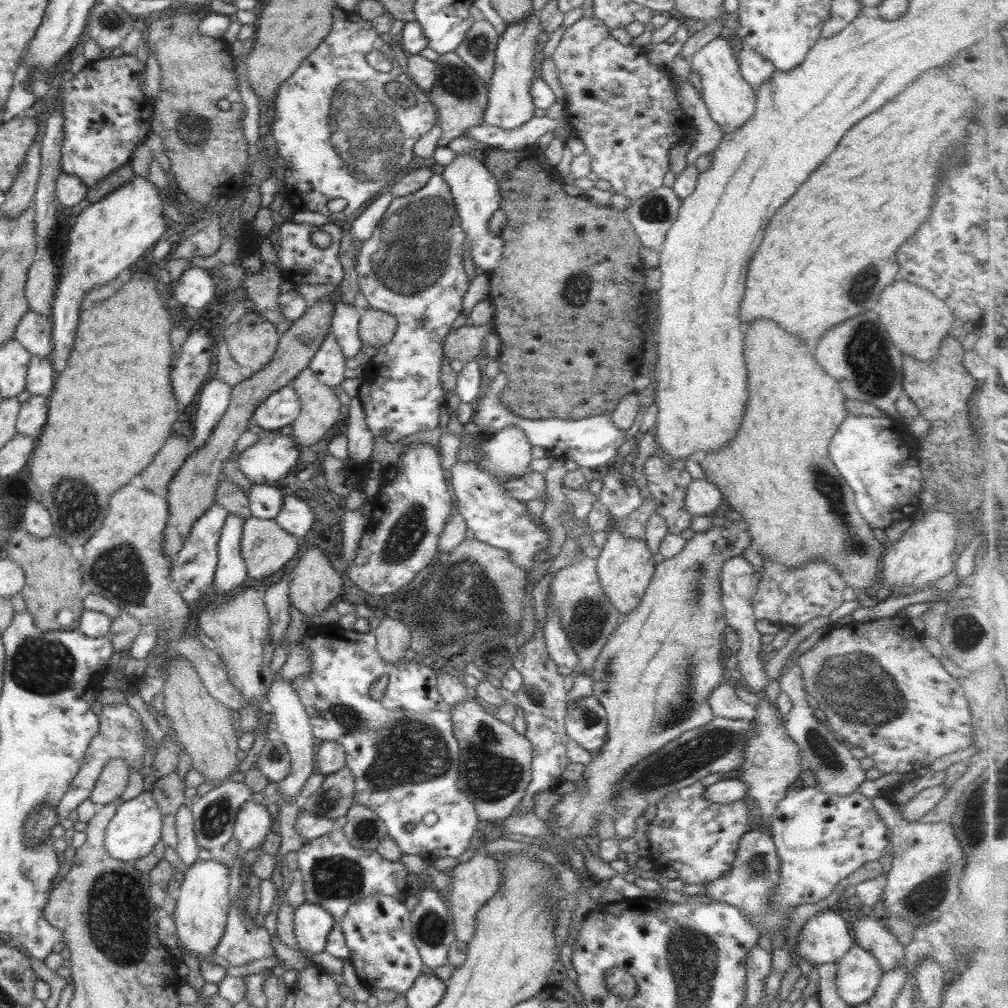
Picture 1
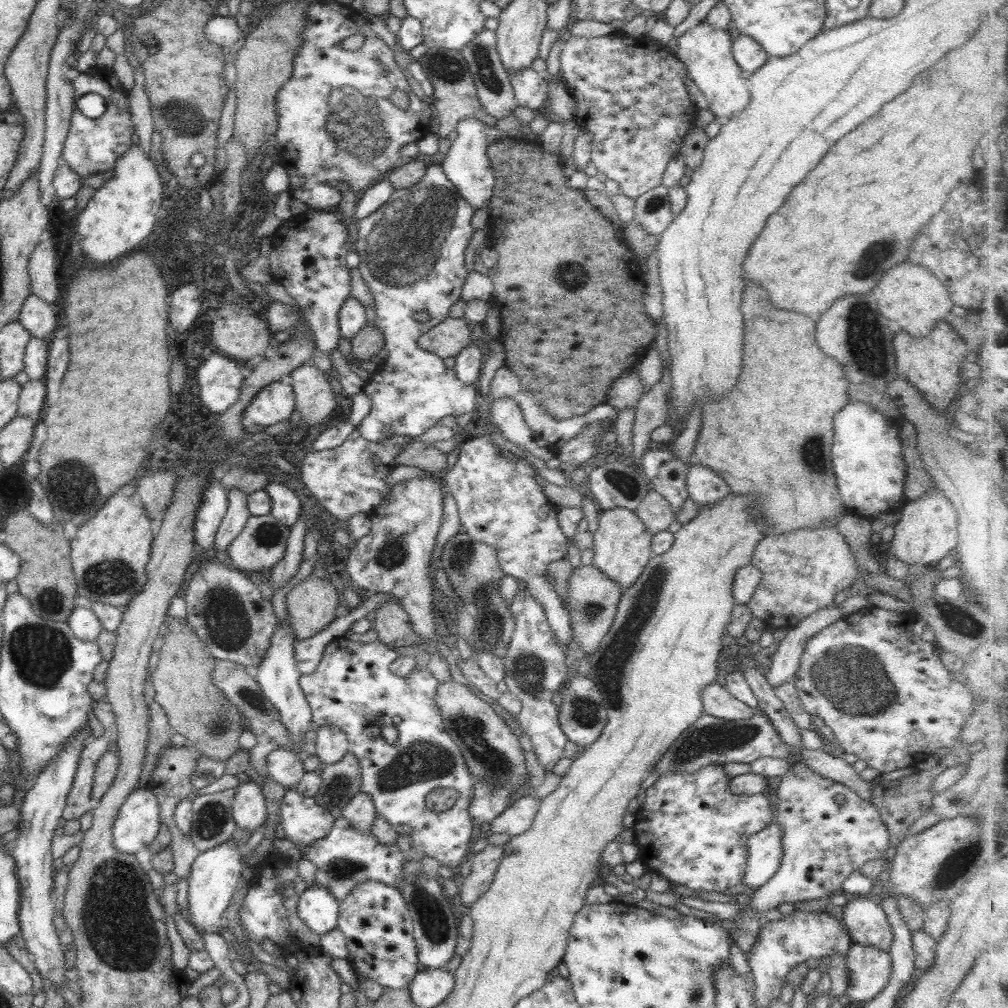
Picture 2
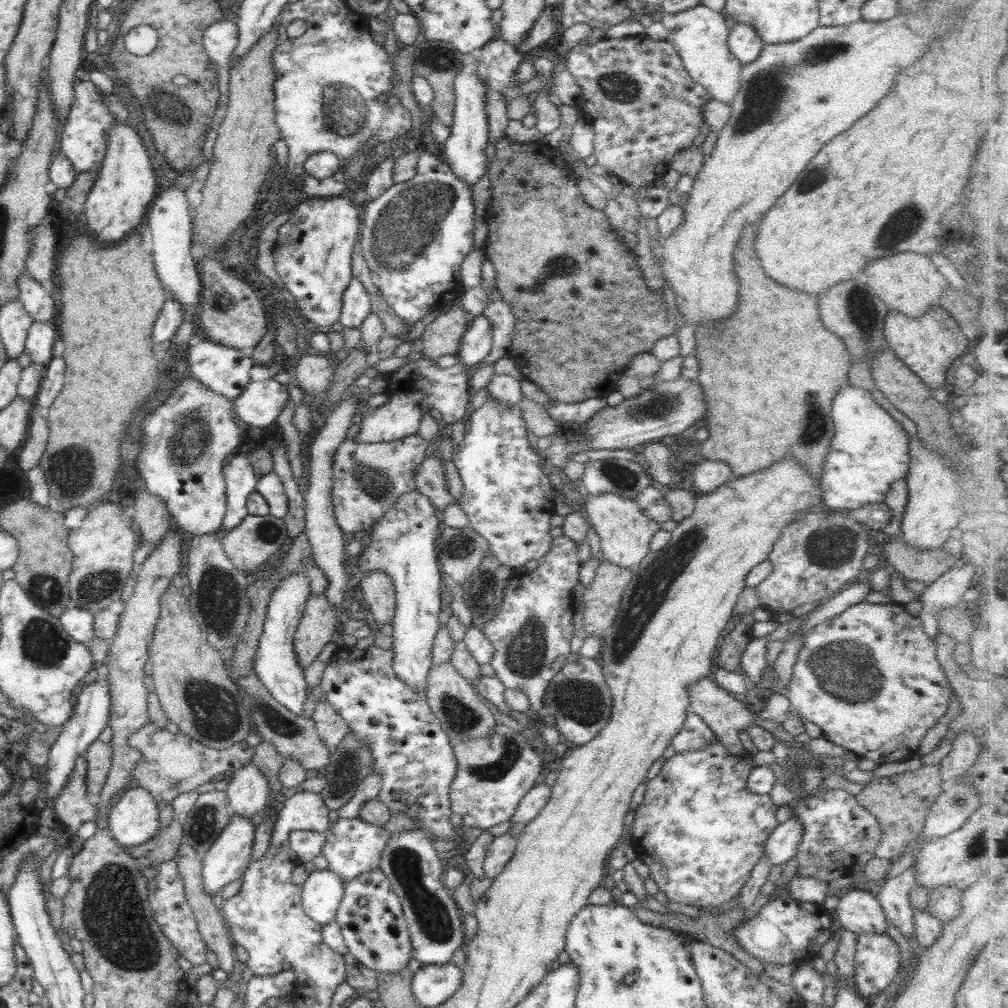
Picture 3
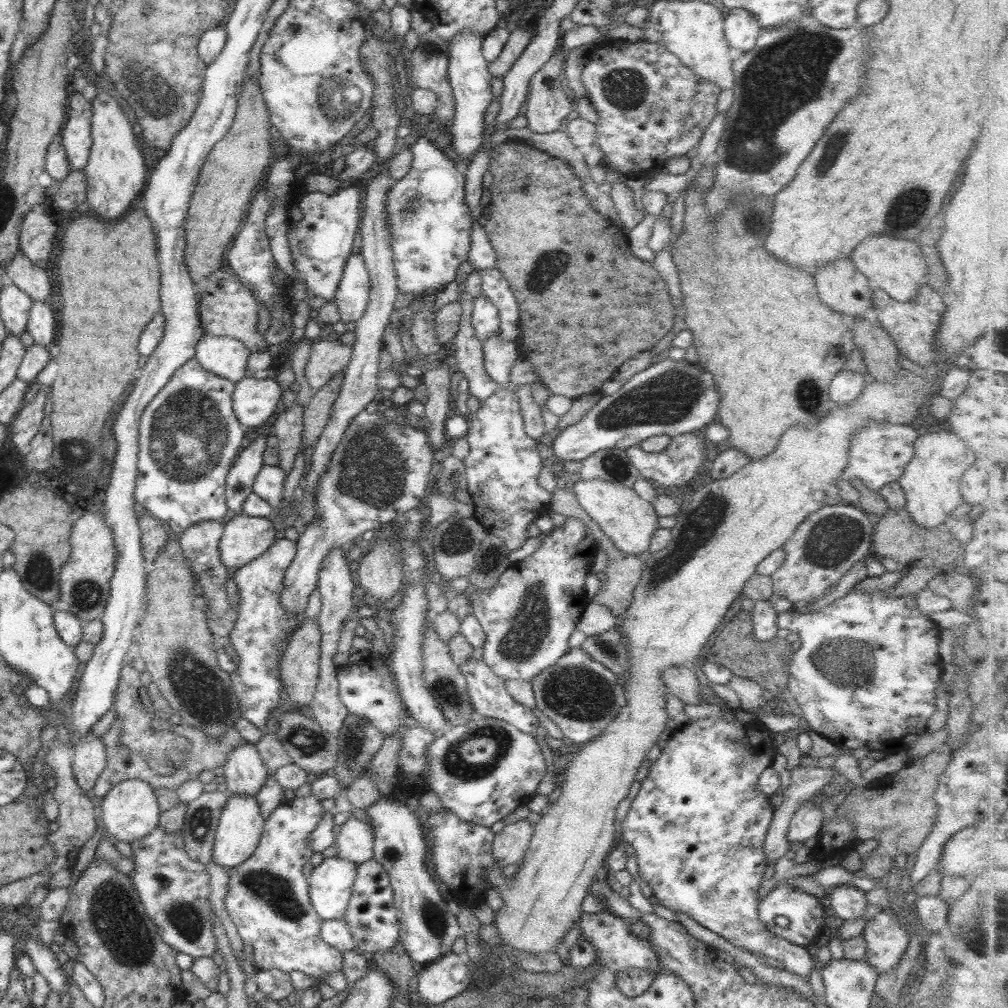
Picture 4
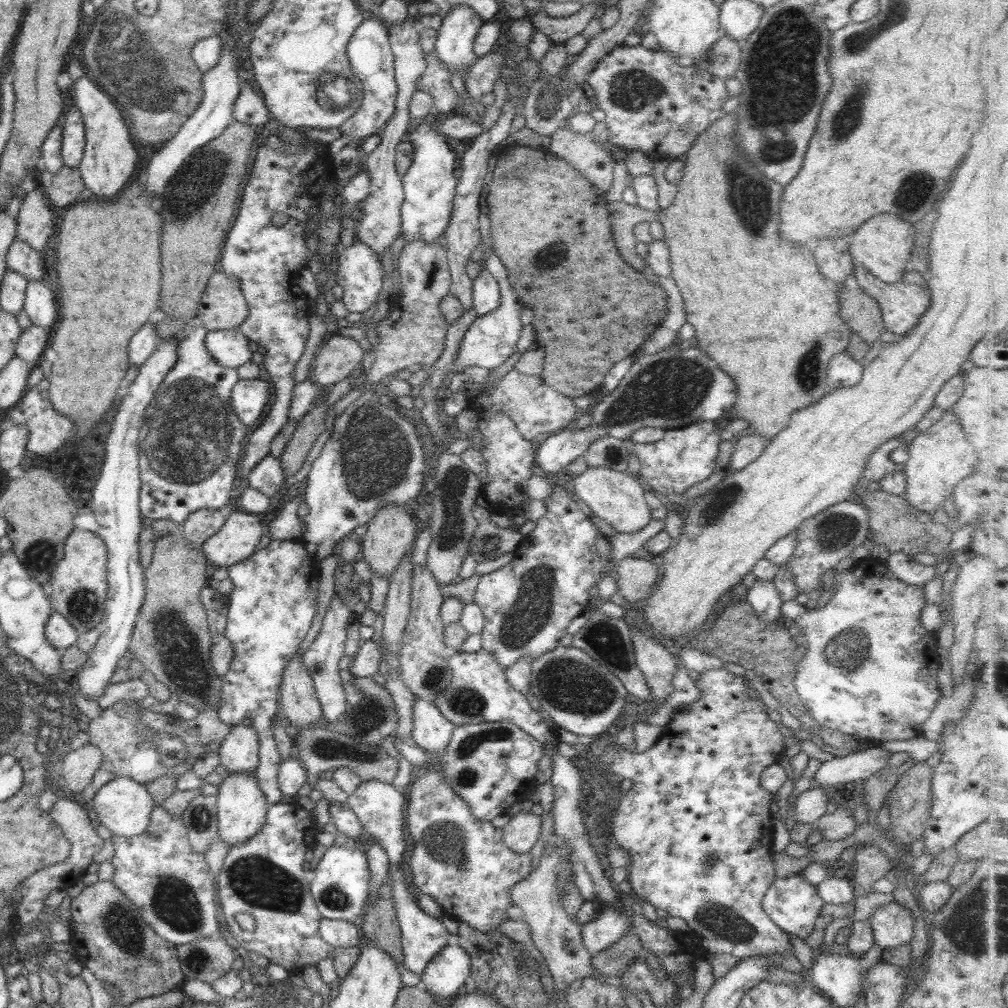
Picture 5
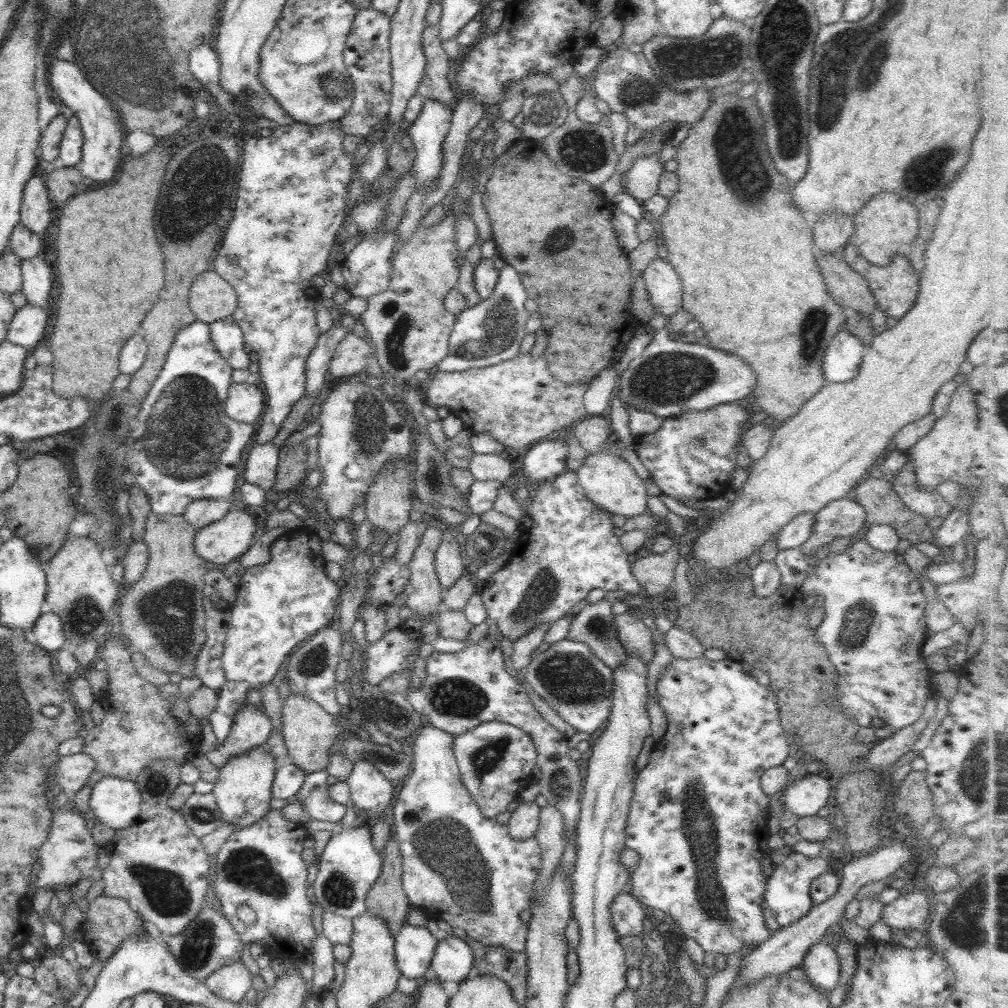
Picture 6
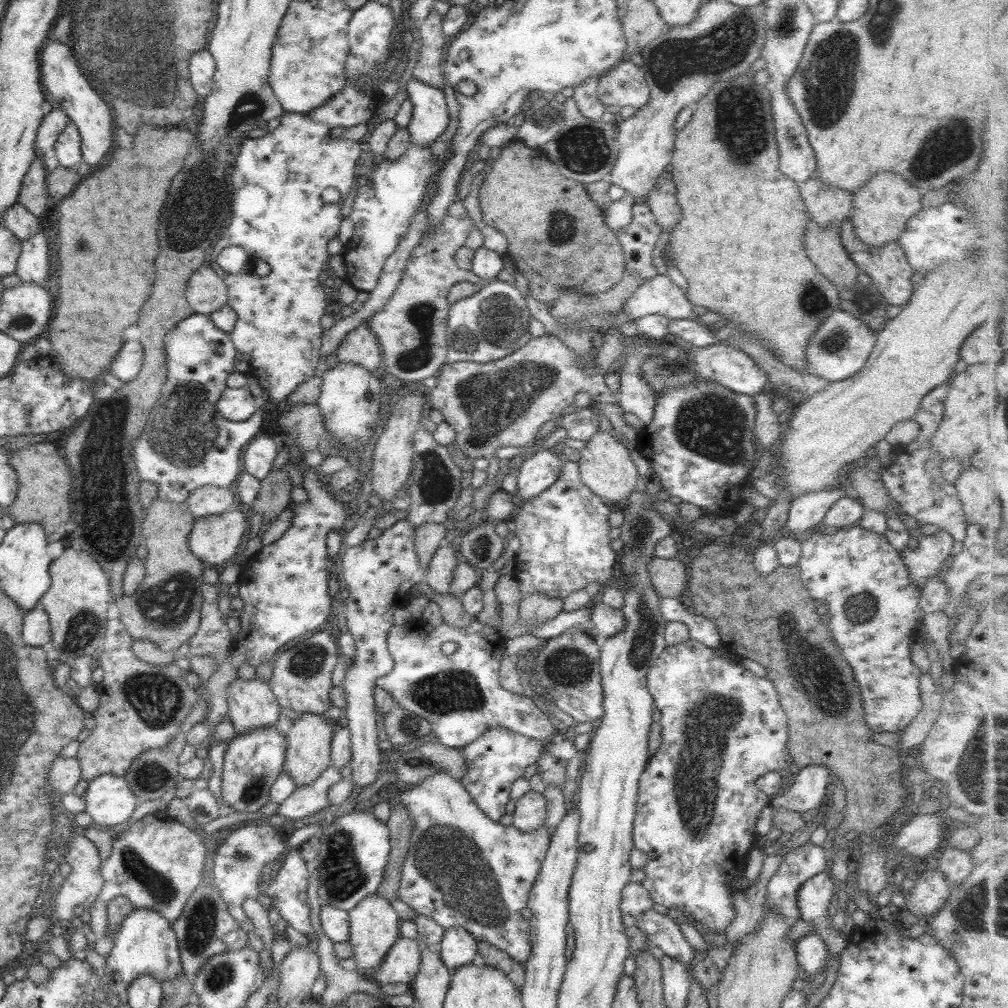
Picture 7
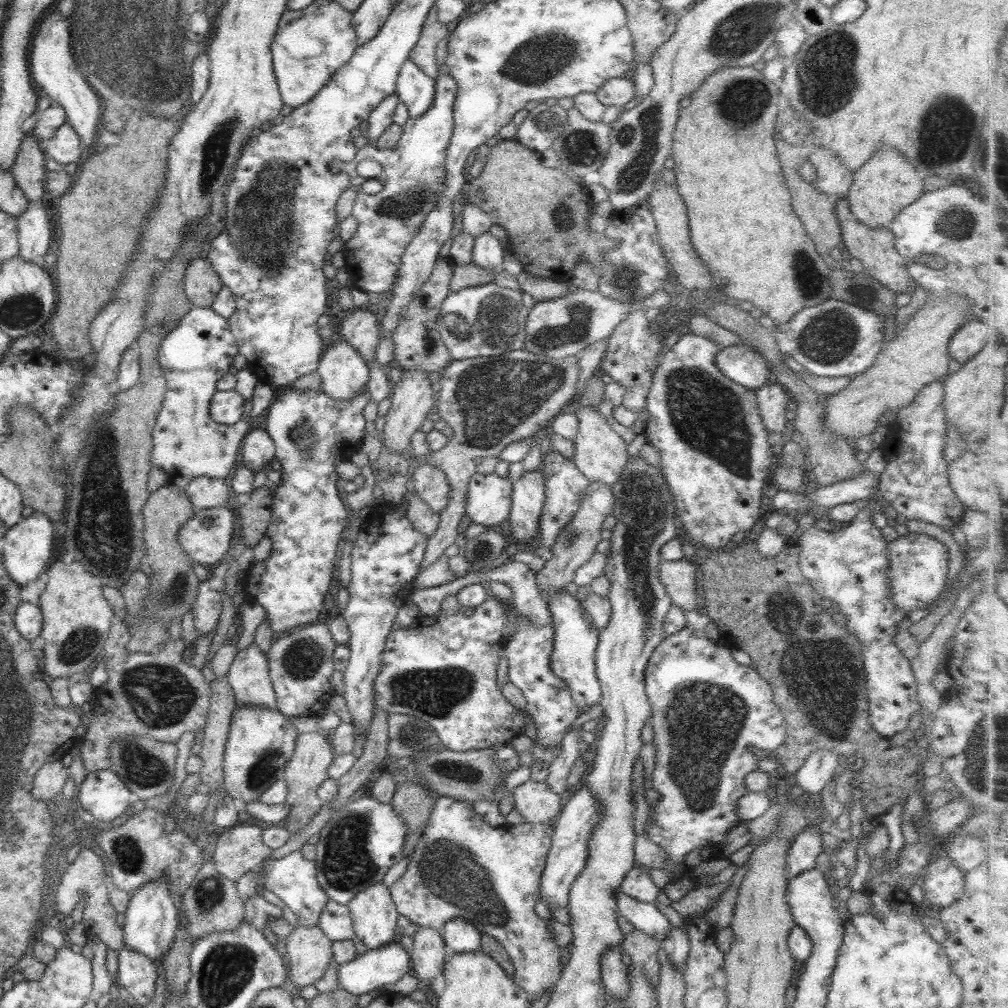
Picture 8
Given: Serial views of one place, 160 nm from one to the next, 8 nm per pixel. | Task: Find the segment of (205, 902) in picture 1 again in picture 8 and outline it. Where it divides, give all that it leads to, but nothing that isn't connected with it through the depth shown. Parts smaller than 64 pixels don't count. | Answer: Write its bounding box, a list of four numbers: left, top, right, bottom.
[223,705,299,803]

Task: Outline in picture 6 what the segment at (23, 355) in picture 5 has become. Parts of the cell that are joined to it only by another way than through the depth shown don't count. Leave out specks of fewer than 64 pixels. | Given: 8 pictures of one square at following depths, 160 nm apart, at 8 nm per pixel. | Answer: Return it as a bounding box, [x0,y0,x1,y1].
[6,302,48,353]

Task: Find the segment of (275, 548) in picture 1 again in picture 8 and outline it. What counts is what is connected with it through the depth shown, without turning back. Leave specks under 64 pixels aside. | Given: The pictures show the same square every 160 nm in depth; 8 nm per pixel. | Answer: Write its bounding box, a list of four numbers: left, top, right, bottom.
[177,506,234,567]

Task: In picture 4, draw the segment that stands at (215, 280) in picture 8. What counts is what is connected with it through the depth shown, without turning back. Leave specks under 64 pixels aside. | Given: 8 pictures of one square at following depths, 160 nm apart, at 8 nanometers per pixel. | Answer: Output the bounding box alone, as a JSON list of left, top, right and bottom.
[198,280,268,353]

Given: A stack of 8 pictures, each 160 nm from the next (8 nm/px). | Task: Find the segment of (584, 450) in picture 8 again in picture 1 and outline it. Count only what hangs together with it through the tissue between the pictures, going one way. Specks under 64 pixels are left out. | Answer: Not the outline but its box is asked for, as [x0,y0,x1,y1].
[597,523,655,616]

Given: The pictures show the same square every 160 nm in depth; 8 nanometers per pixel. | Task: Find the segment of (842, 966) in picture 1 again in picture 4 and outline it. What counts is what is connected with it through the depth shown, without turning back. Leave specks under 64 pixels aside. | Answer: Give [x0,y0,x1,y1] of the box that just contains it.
[861,912,909,974]

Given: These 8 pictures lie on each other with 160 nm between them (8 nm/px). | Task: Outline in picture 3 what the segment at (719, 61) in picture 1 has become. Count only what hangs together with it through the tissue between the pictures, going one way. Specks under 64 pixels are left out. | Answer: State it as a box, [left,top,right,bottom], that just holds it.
[660,4,742,105]

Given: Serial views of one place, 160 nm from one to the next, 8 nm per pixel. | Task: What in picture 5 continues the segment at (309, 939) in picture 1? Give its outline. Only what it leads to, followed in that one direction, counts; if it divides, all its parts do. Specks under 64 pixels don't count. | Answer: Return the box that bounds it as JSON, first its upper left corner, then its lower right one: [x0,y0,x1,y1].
[311,843,370,923]

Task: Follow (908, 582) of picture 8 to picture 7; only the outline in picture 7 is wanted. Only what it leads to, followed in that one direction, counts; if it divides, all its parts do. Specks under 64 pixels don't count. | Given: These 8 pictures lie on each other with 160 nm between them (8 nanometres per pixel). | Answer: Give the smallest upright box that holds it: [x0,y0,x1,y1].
[899,529,956,590]

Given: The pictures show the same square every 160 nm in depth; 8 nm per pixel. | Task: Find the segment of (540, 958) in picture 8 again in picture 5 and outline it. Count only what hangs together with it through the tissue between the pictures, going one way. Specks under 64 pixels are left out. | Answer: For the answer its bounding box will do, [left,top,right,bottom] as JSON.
[403,698,532,932]

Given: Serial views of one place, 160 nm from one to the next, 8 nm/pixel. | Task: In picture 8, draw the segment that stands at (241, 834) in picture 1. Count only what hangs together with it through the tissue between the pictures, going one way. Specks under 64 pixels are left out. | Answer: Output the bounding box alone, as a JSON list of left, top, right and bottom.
[227,643,277,709]

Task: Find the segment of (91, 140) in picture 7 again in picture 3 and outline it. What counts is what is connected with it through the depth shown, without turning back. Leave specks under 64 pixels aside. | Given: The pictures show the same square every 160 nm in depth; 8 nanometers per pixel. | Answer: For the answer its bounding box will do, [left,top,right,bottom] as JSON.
[85,122,156,244]

